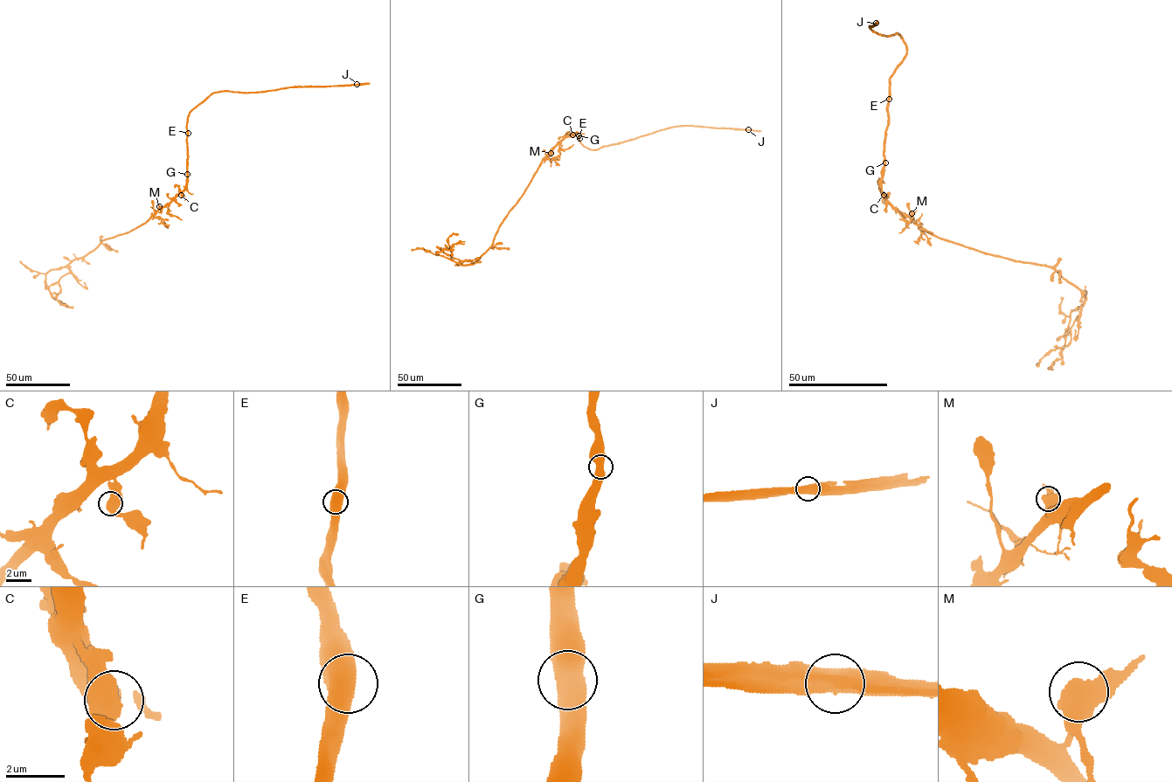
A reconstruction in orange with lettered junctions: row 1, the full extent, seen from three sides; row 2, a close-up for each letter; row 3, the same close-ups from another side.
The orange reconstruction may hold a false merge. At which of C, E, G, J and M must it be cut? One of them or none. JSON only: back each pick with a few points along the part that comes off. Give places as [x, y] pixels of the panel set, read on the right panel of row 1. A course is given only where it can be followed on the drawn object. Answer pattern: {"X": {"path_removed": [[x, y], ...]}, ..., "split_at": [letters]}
{"split_at": ["J"]}

